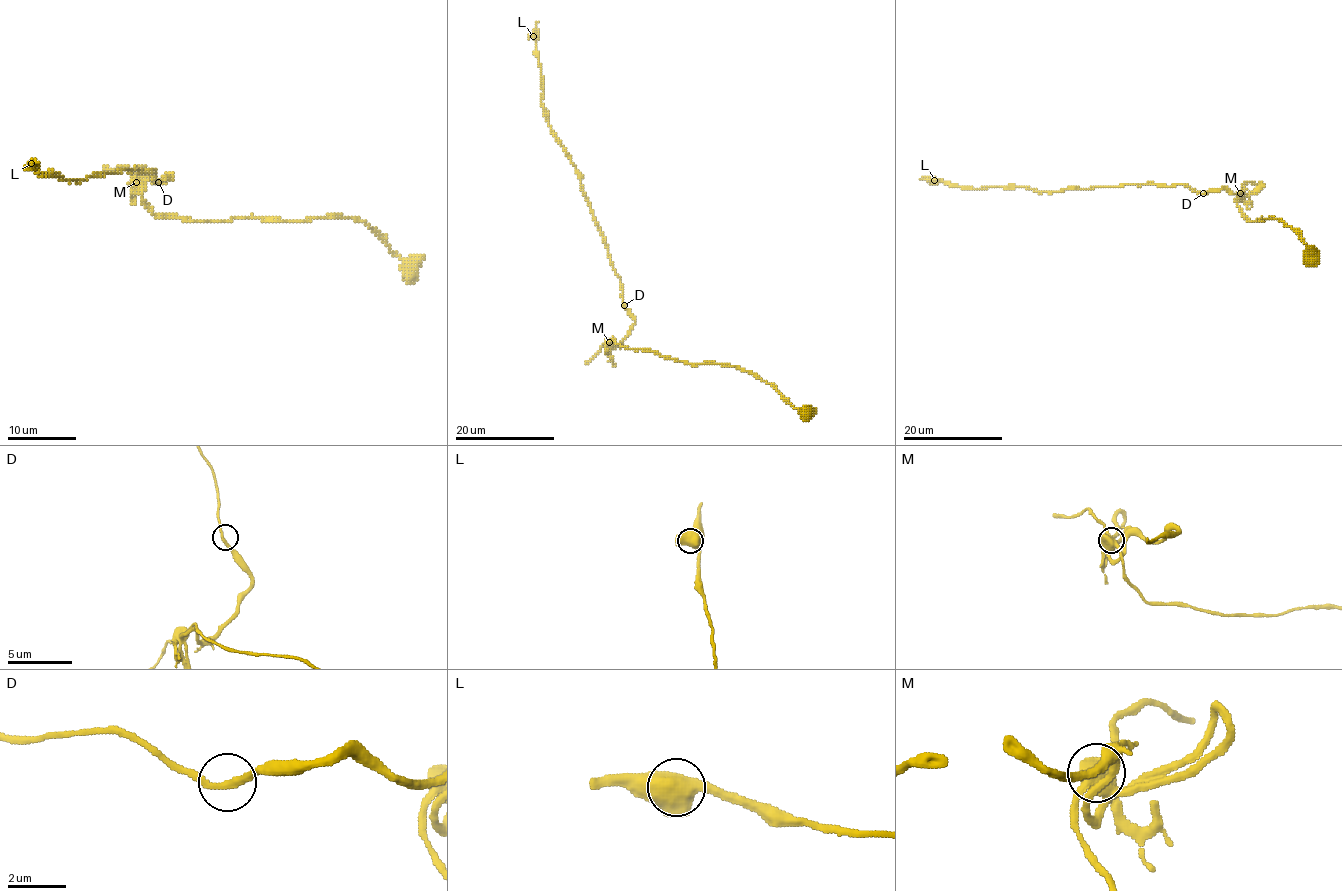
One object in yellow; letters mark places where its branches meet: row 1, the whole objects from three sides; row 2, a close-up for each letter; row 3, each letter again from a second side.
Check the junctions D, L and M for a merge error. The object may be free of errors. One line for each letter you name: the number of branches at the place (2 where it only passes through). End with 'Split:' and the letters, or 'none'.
M: branches 5
Split: M

